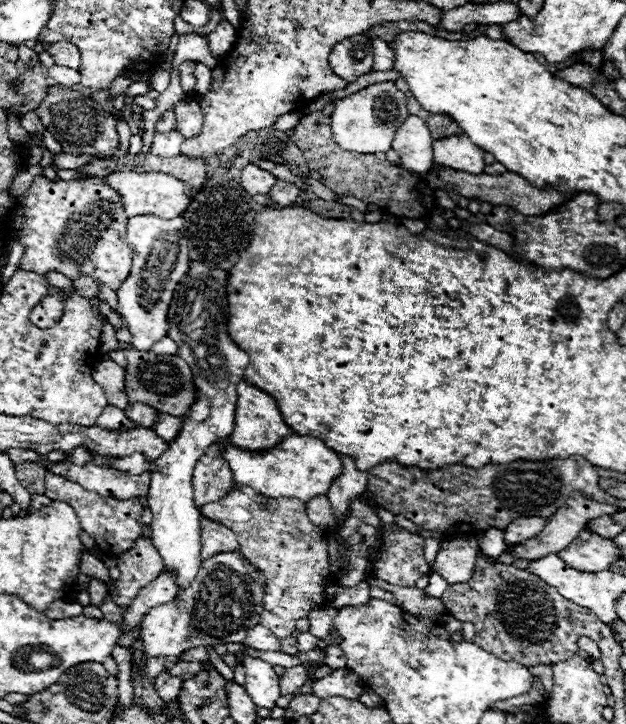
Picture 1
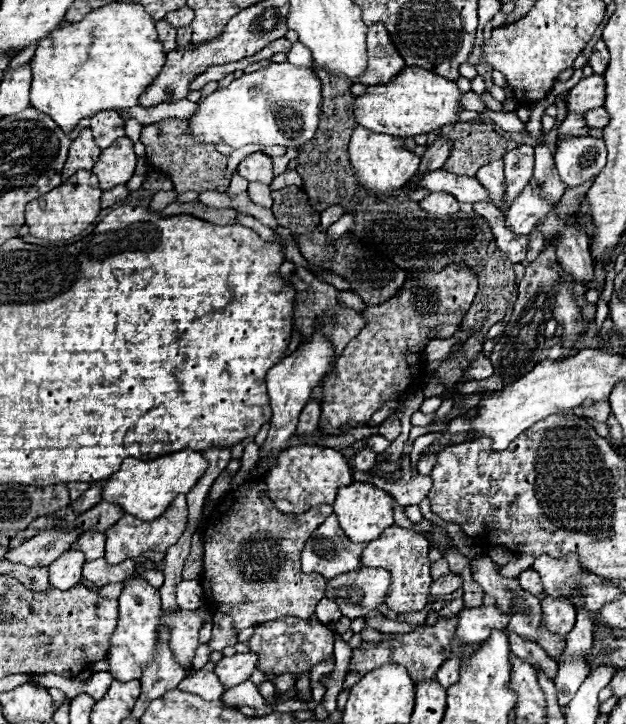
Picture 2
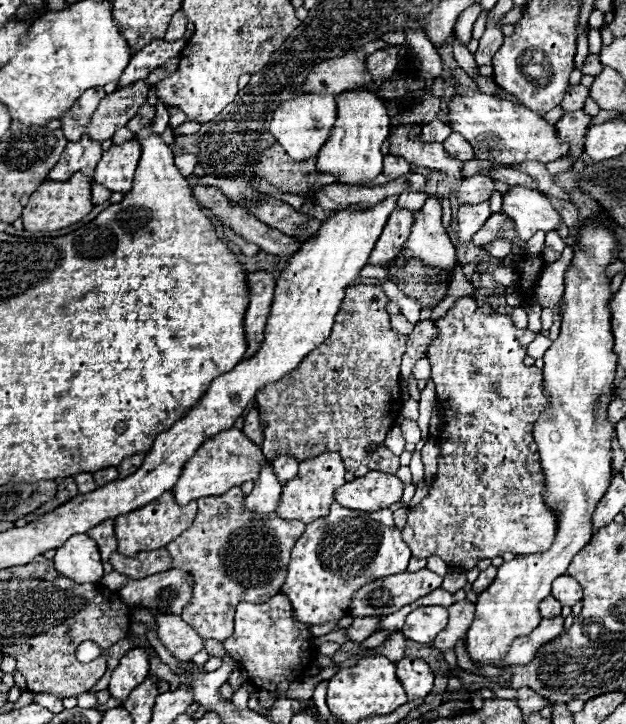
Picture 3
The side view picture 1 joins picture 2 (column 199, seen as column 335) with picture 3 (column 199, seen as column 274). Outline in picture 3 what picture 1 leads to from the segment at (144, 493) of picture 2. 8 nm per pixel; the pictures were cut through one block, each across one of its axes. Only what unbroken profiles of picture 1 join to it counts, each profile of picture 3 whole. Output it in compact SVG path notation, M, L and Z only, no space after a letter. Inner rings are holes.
M230 428L202 442L202 446L194 452L194 456L182 468L182 474L178 482L174 484L172 492L174 492L176 502L186 506L192 500L206 498L206 496L220 496L234 486L242 486L248 480L256 480L262 466L266 466L266 458L262 456L260 446L252 444L242 434L242 430Z

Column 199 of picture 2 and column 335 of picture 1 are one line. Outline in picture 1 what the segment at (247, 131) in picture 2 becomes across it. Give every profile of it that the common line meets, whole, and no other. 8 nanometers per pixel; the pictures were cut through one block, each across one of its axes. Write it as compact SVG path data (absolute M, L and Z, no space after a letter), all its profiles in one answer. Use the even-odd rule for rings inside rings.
M382 82L372 84L344 100L334 102L334 112L330 116L332 120L332 134L334 142L348 150L358 154L374 154L374 152L388 152L392 148L392 140L396 136L396 130L404 124L408 118L406 110L406 94L400 92L394 82Z

